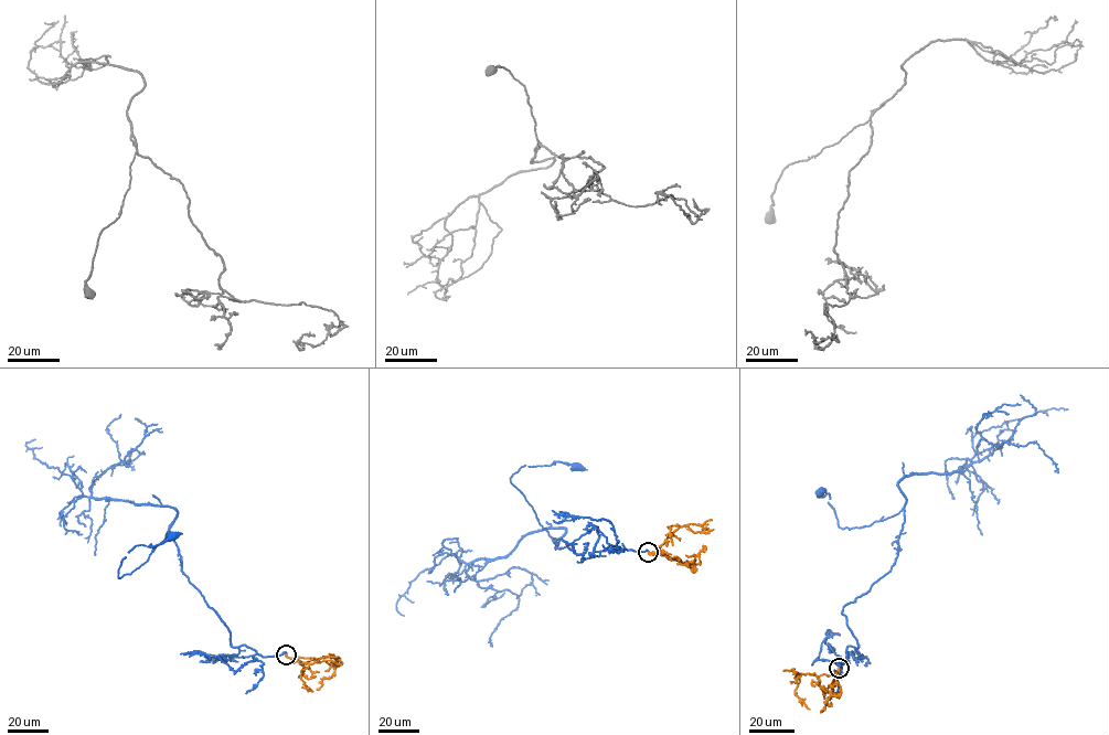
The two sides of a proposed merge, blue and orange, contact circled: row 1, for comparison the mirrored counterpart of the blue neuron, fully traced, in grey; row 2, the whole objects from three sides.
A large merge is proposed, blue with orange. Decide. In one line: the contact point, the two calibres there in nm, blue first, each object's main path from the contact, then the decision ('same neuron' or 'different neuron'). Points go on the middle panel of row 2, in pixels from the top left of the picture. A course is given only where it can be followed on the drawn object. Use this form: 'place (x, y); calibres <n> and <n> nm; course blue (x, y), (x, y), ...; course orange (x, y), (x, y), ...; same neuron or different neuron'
place (648, 552); calibres 300 and 360 nm; course blue (648, 552), (594, 551), (595, 525), (555, 549), (511, 478), (525, 465), (577, 468); course orange (648, 552), (676, 558), (695, 571), (694, 564), (682, 564), (679, 557), (673, 557); same neuron

